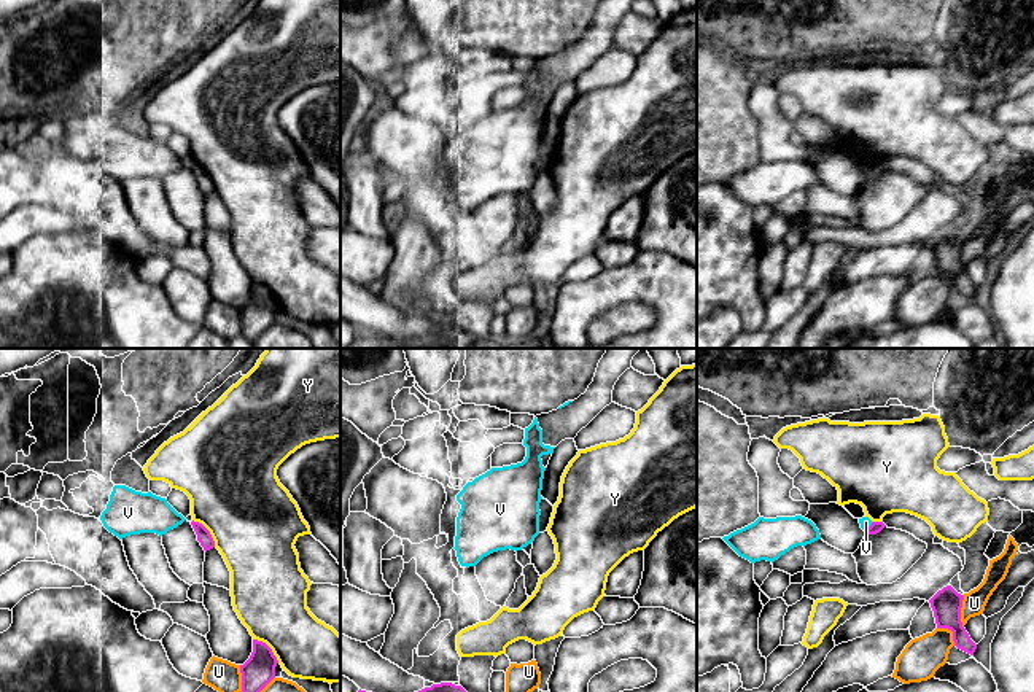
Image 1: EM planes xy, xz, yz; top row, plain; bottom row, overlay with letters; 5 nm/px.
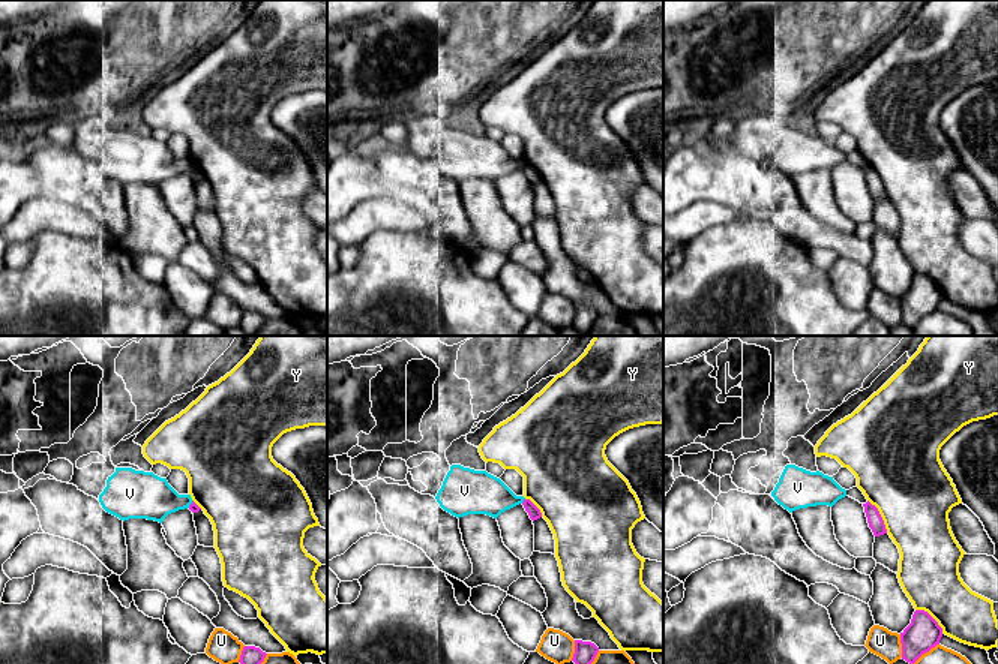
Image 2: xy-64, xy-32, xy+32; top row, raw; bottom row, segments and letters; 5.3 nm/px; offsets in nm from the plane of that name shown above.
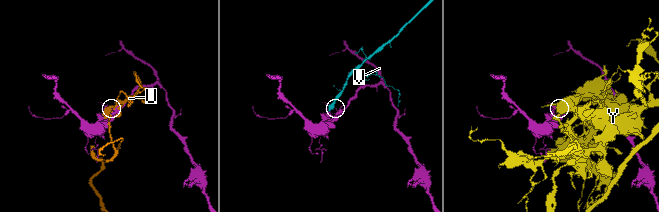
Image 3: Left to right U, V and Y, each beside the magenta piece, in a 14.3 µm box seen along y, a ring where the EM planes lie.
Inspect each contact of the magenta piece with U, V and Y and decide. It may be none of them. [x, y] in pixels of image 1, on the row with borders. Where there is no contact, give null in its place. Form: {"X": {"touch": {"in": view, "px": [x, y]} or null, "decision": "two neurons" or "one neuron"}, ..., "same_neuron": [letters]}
{"U": {"touch": {"in": "yz", "px": [960, 611]}, "decision": "two neurons"}, "V": {"touch": {"in": "yz", "px": [869, 527]}, "decision": "two neurons"}, "Y": {"touch": {"in": "xy", "px": [209, 532]}, "decision": "two neurons"}, "same_neuron": []}

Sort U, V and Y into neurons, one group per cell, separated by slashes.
U / V / Y

